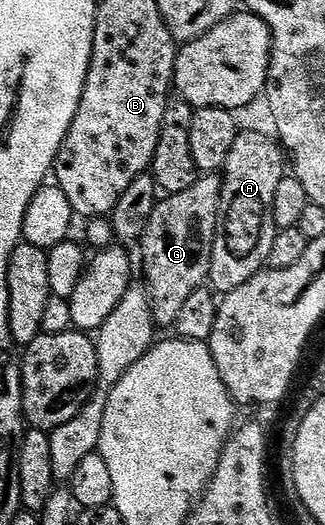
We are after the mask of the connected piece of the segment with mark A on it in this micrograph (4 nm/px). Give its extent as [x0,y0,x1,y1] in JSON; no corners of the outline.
[208,129,288,296]

